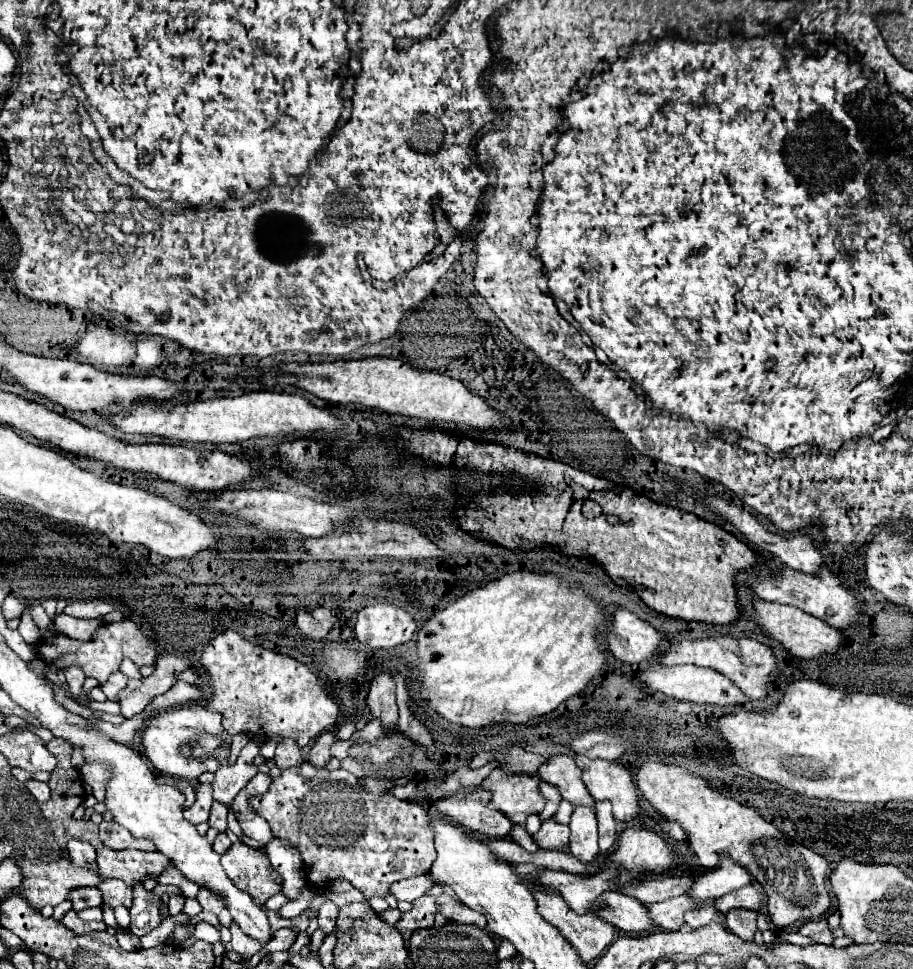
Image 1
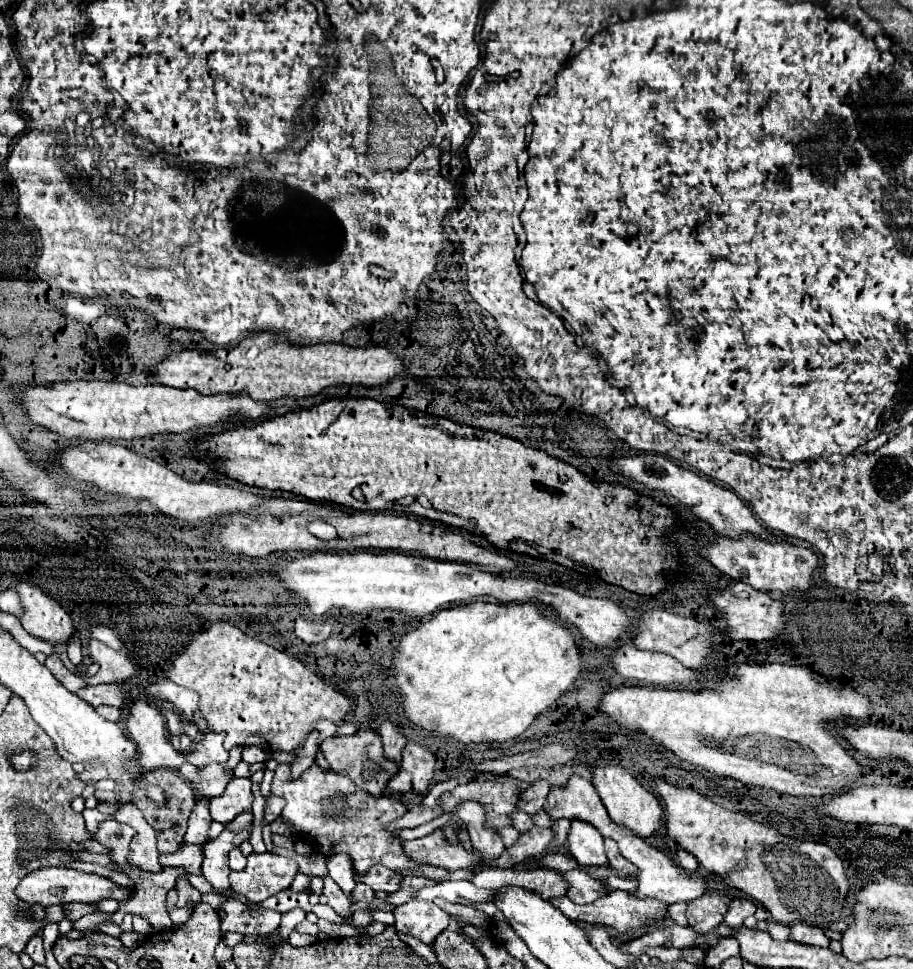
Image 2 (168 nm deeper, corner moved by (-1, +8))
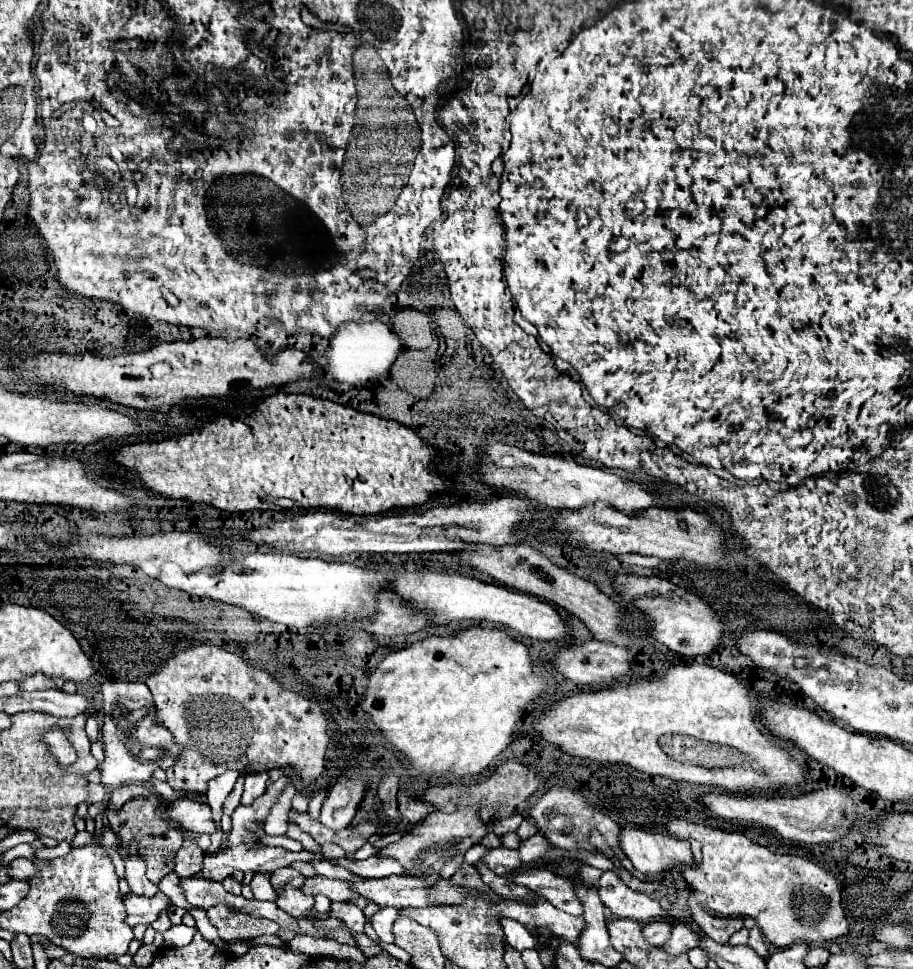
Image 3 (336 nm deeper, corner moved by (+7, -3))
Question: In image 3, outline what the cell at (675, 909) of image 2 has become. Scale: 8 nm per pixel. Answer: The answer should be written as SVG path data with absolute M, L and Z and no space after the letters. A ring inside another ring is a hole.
M653 921L653 923L645 923L641 927L643 937L647 943L651 943L653 947L661 947L665 943L665 939L669 939L671 935L671 925L663 923L663 921Z

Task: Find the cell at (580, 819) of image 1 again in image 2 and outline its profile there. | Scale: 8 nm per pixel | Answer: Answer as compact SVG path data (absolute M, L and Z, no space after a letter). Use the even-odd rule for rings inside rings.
M573 820L569 830L569 852L583 866L605 866L607 856L603 850L603 836L591 824Z

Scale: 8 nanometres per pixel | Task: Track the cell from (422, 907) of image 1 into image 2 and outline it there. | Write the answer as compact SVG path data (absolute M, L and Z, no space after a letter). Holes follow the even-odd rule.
M413 898L393 910L395 928L403 934L411 934L425 944L431 944L441 930L449 926L449 914L435 906L431 900Z

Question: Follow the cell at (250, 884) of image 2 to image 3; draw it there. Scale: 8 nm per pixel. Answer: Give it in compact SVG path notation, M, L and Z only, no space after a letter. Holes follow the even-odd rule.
M293 869L275 871L271 877L273 877L271 883L273 883L277 889L281 889L281 887L285 887L285 885L293 885L293 887L299 889L299 887L303 887L303 883L305 883L305 877L303 877L299 871L293 871Z

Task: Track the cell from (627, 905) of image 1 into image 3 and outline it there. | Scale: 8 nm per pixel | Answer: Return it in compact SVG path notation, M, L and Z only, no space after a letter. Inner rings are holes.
M525 869L511 873L513 881L517 885L525 885L531 891L535 891L539 897L547 899L557 909L571 913L571 915L583 915L583 905L577 899L574 884L565 877L559 877L547 869Z

